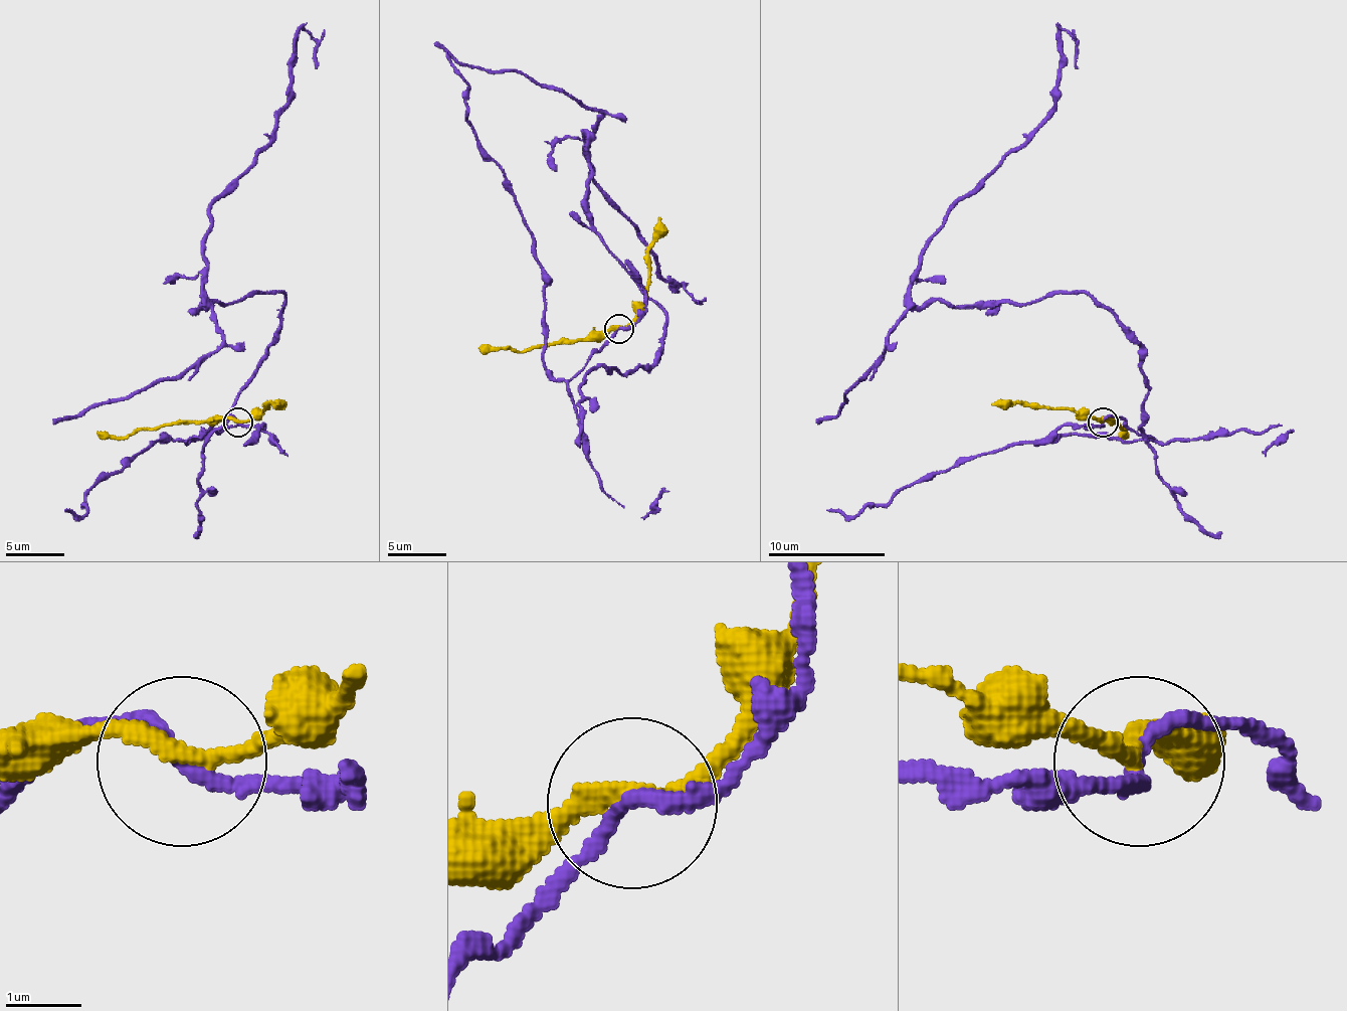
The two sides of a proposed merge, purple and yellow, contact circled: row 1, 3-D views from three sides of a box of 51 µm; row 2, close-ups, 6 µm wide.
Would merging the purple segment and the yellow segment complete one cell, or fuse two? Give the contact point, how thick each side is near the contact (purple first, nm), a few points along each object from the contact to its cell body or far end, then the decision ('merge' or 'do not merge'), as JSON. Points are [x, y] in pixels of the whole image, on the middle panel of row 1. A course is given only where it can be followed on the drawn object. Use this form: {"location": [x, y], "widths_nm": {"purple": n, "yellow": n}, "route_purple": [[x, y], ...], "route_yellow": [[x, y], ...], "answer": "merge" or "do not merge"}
{"location": [619, 329], "widths_nm": {"purple": 200, "yellow": 240}, "route_purple": [[619, 328], [587, 369], [649, 366], [666, 316], [587, 208], [585, 135], [590, 178], [699, 305]], "route_yellow": [[619, 328], [558, 339], [521, 351], [479, 345]], "answer": "do not merge"}

